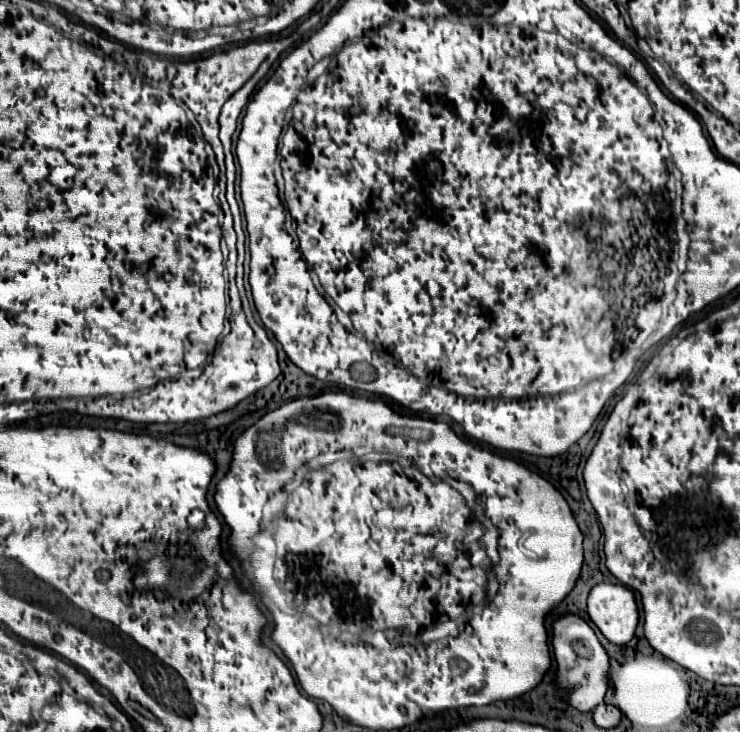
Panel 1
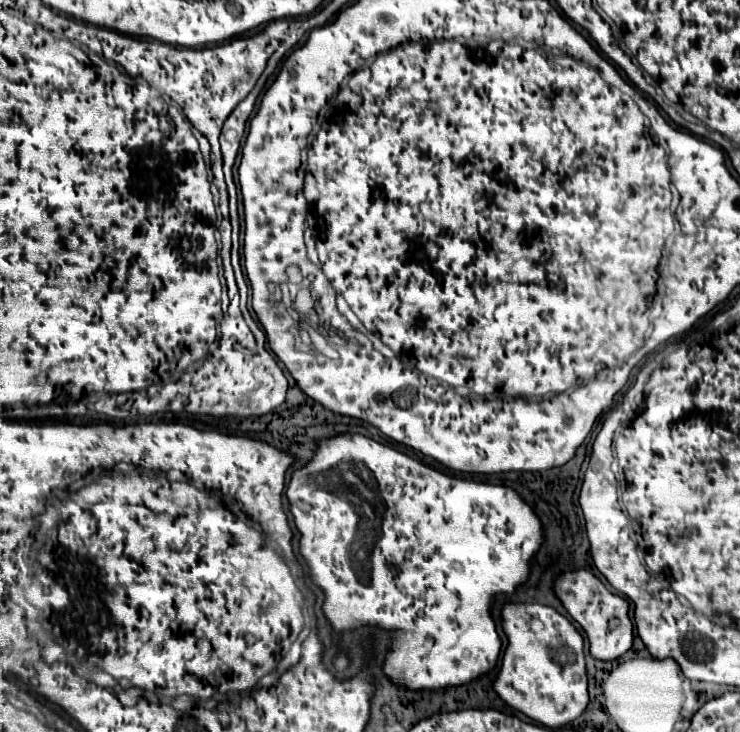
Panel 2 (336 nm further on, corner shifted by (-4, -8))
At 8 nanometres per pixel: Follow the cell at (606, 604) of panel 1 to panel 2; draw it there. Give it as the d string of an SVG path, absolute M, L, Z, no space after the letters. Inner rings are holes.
M587 570L563 572L553 582L555 596L561 600L569 616L585 630L589 638L589 652L595 660L611 662L621 658L633 644L633 623L629 620L629 602L619 594L613 594L605 584Z

